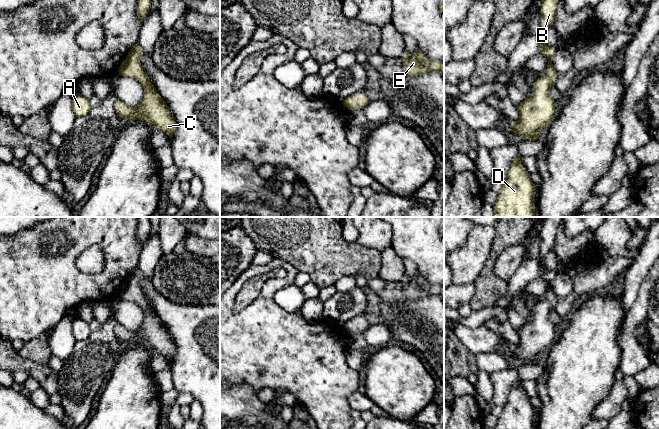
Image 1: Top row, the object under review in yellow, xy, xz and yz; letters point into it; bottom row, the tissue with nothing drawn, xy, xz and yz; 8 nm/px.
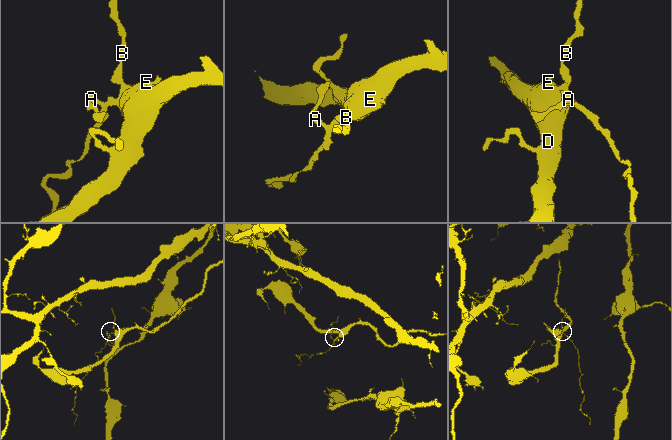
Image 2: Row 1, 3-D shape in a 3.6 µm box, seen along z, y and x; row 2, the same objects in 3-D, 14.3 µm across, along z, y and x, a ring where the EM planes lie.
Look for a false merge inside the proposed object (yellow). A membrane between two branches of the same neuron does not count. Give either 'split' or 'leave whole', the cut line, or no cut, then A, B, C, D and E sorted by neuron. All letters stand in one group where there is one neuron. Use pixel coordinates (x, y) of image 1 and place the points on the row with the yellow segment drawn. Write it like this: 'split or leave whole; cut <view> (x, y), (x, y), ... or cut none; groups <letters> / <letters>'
leave whole; cut none; groups A B C D E

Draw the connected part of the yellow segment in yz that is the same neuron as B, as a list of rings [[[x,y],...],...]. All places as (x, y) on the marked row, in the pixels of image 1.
[[[542,0],[541,22],[540,22],[540,38],[539,38],[539,53],[548,58],[547,74],[538,78],[533,87],[533,95],[531,98],[525,97],[523,102],[517,106],[519,113],[519,119],[514,121],[513,125],[509,128],[508,132],[513,132],[519,135],[523,140],[536,141],[539,131],[545,126],[549,126],[554,120],[555,101],[550,96],[550,88],[556,83],[558,74],[552,64],[552,58],[554,57],[556,48],[548,47],[544,43],[544,33],[553,24],[556,8],[559,0]]]

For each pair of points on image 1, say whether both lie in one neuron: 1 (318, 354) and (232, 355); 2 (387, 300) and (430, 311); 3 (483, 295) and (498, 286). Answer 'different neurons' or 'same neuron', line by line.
1: same neuron
2: same neuron
3: same neuron

